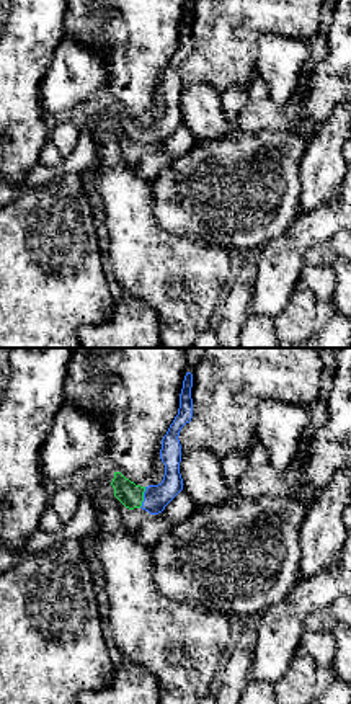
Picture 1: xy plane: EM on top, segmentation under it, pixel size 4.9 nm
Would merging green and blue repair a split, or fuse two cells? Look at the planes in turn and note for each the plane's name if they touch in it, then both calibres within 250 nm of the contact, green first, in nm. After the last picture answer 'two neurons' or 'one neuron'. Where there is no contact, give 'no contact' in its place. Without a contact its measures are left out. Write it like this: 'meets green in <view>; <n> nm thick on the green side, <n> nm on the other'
meets green in xy; 120 nm thick on the green side, 130 nm on the other

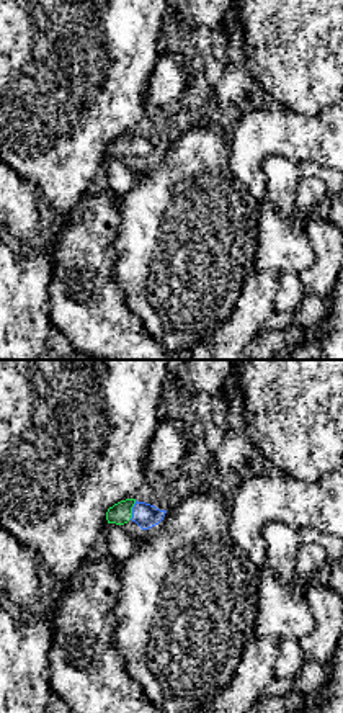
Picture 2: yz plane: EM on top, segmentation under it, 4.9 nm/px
meets green in yz; 110 nm thick on the green side, 120 nm on the other

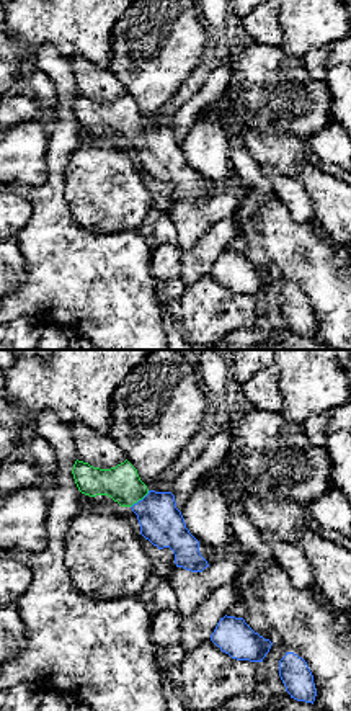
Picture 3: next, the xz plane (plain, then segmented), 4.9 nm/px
meets green in xz; 180 nm thick on the green side, 220 nm on the other

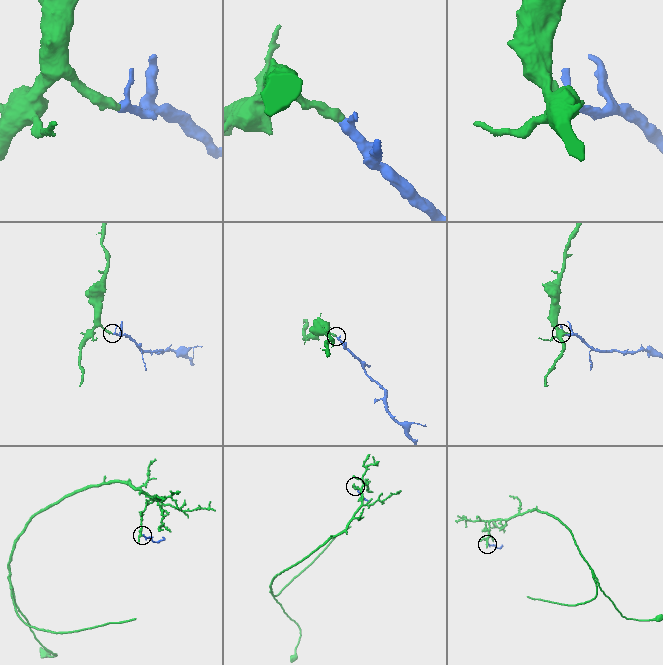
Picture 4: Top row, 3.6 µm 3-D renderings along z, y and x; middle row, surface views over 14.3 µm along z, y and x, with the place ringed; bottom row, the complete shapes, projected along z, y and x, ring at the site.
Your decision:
one neuron

